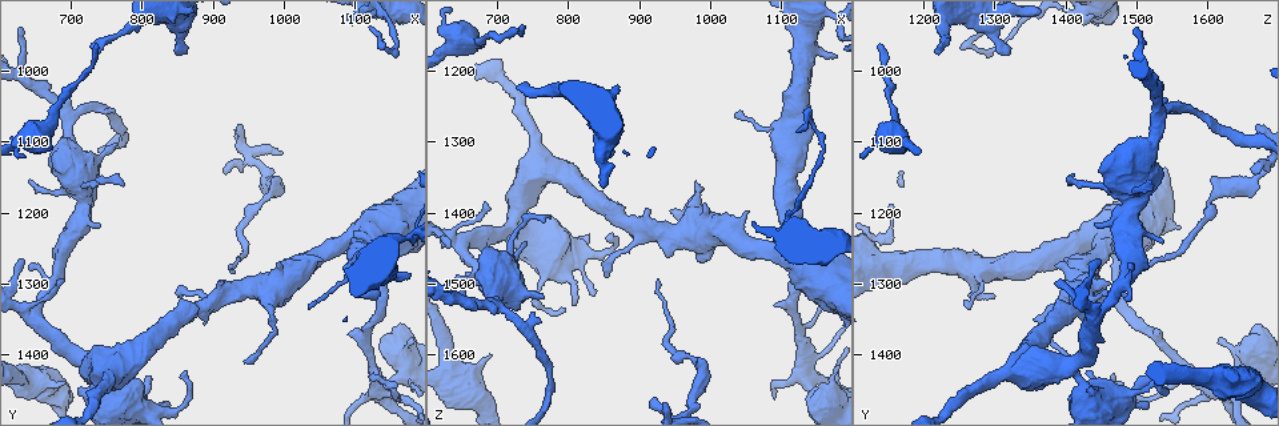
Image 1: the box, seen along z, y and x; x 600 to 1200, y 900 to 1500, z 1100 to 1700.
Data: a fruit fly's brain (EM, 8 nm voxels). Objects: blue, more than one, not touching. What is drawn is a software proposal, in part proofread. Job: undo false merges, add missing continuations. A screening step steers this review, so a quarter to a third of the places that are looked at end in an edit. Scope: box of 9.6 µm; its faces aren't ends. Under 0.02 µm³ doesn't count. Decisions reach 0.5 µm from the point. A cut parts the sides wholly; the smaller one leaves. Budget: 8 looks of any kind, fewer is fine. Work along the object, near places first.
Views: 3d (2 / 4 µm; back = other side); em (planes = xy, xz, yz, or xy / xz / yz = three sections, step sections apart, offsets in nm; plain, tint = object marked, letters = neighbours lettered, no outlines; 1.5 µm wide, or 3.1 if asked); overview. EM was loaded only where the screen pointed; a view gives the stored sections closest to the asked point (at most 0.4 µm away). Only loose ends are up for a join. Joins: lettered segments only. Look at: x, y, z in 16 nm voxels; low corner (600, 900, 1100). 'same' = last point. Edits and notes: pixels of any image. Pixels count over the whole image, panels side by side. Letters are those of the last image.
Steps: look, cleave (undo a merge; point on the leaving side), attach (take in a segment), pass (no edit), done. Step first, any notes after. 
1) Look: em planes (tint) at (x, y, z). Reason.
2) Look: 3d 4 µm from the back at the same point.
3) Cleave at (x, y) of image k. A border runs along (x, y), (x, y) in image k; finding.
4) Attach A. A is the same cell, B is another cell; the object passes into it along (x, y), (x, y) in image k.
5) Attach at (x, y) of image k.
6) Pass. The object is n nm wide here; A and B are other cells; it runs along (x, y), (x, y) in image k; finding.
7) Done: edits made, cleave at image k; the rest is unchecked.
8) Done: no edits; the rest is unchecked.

Look: 3d 4 µm at (925, 1285, 1490). Tapers out.

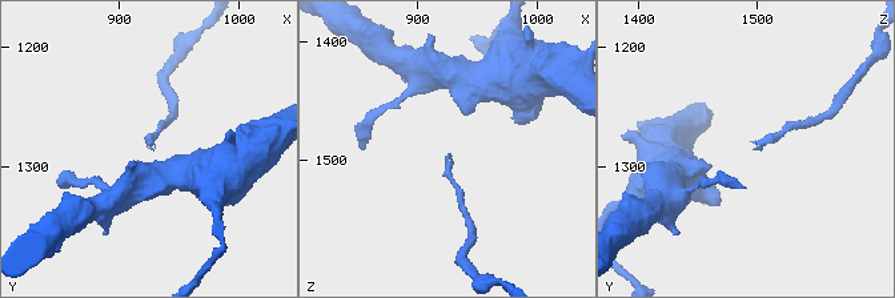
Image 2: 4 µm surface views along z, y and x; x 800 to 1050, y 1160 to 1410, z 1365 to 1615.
Look: em xz step 8 (tint) at (924, 1280, 1494). Shape alone is not enough.

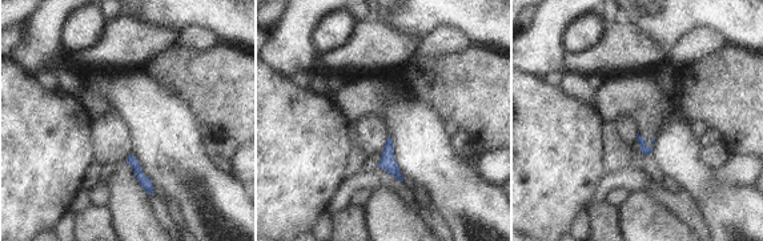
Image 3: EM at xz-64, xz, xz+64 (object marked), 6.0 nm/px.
Look: em xz step 8 (letters) at the same point. What lies round it.

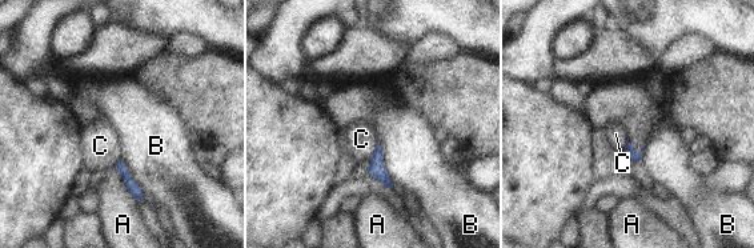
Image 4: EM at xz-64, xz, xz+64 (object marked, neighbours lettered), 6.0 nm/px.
Pass. A, B and C are other cells; a border runs along (378, 142), (369, 159) in image 4; none of them fits.

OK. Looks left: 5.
Look: 3d 2 µm at (865, 1420, 1425). Tapers out.

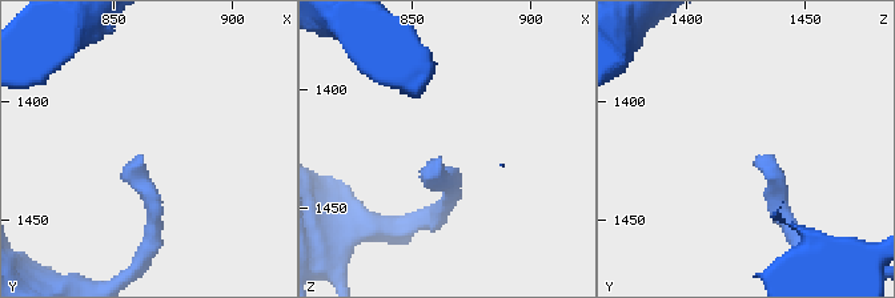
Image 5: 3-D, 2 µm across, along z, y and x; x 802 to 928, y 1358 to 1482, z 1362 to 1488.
Look: em planes (letters) at (862, 1423, 1428).

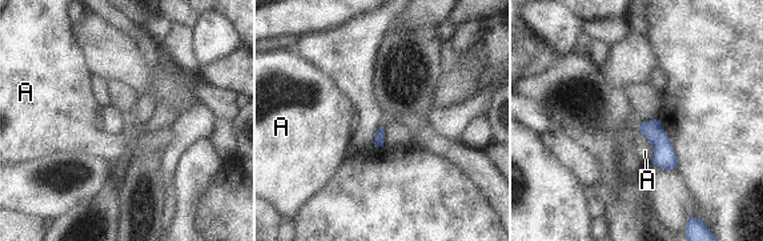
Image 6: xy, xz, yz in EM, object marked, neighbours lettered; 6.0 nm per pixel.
Pass. A is another cell; no lettered segment goes on from it.

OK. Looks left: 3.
Look: em xy step 8 (letters) at (855, 975, 1325). Branch stops here.

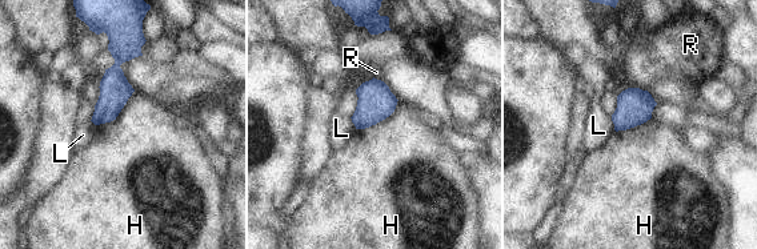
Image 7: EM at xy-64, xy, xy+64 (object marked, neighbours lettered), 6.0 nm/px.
Look: em planes (letters) at the same point. Another direction.

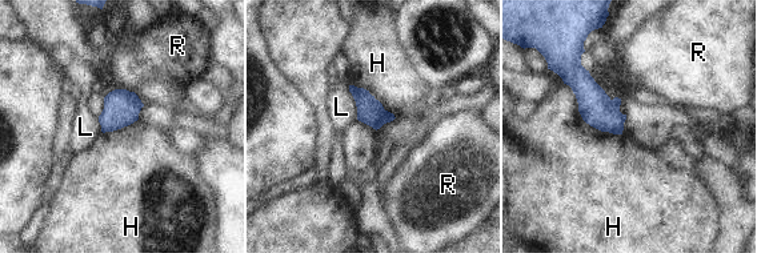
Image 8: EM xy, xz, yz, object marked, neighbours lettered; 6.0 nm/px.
Pass. H, L and R are other cells; a border runs along (564, 83), (587, 123), (621, 135) in image 8; none of them fits.

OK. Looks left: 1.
Done: no edits; the rest is unchecked.

